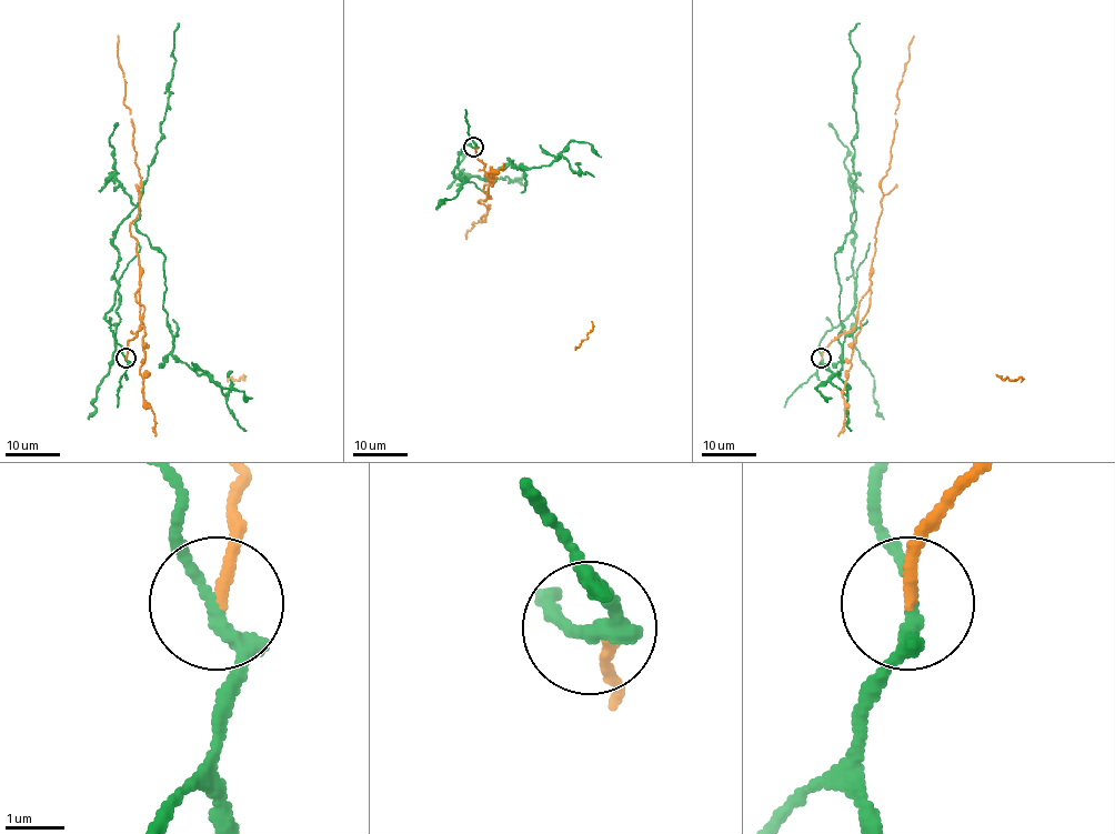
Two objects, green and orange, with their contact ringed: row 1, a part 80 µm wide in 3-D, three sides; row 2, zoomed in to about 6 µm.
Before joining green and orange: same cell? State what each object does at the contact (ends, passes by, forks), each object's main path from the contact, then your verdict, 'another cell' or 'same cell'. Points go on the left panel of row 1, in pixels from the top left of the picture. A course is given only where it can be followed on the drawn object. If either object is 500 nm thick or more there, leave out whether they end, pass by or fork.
green passes by | orange ends | green via (126, 359), (104, 313), (114, 232), (138, 208), (134, 227), (164, 257), (172, 354), (213, 381), (245, 430) | orange via (126, 359), (141, 323), (140, 265), (129, 230), (139, 210), (140, 179), (117, 36) | another cell

